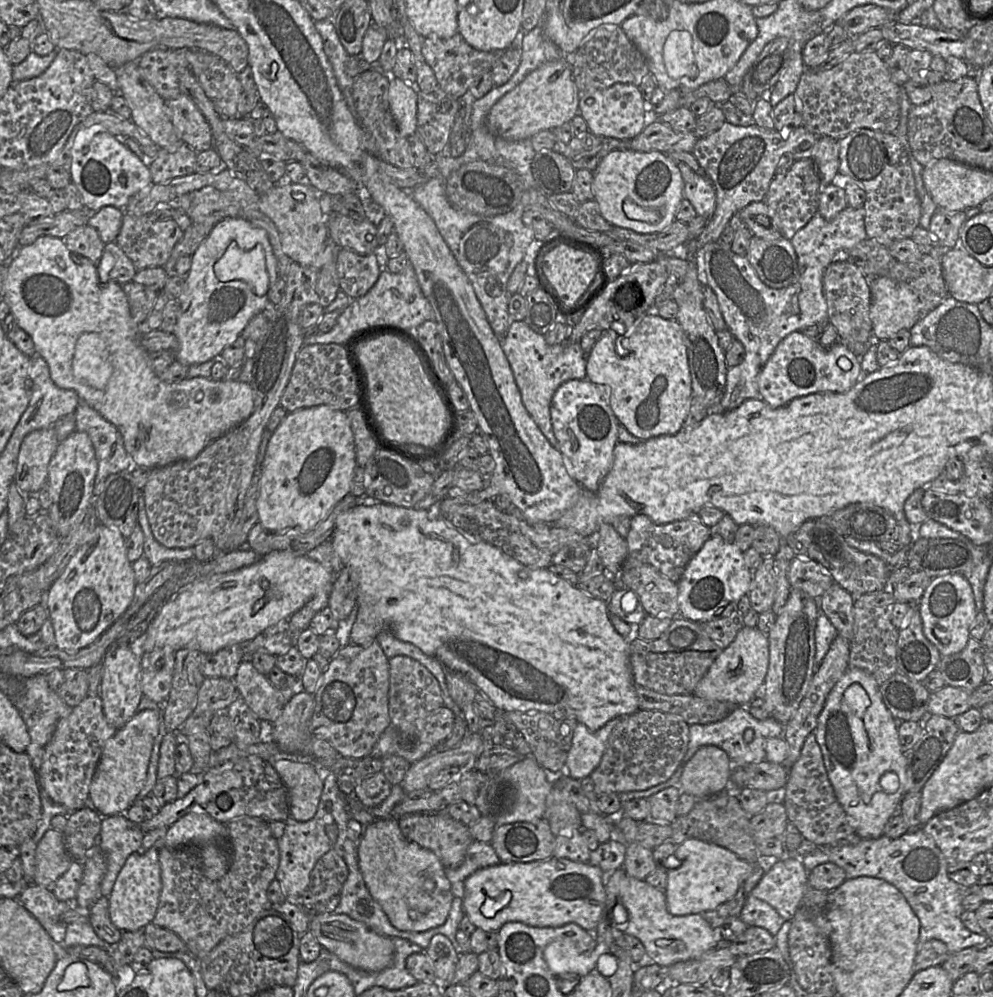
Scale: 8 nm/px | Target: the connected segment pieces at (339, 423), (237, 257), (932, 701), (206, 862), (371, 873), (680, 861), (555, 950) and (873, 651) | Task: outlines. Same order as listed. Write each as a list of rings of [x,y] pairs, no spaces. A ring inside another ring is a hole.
[[[317,405],[288,412],[268,442],[256,499],[258,522],[270,532],[291,528],[313,530],[350,493],[357,467],[354,436],[345,411]]]
[[[227,217],[217,223],[191,257],[184,290],[178,299],[177,323],[172,332],[179,342],[178,349],[174,352],[175,360],[186,366],[220,359],[223,349],[241,335],[253,316],[262,312],[269,300],[269,288],[274,287],[280,277],[267,231],[242,217]]]
[[[944,686],[930,693],[927,713],[953,719],[971,708],[969,697],[972,692],[962,688]]]
[[[248,816],[234,819],[227,824],[226,840],[227,847],[224,846],[222,842],[217,842],[178,848],[163,847],[159,850],[159,864],[162,888],[158,908],[151,923],[157,927],[161,927],[176,933],[186,944],[188,953],[190,953],[197,959],[201,959],[206,956],[220,941],[222,941],[227,936],[234,935],[245,929],[260,913],[272,908],[272,904],[267,896],[267,889],[270,883],[274,879],[276,879],[276,872],[280,862],[280,852],[278,847],[278,840],[273,836],[269,827],[269,823]]]
[[[376,819],[366,826],[358,846],[358,864],[371,896],[398,930],[424,932],[447,920],[454,895],[445,867],[432,851],[406,839],[398,819]]]
[[[686,839],[677,846],[671,863],[668,862],[665,891],[668,911],[674,916],[682,916],[715,910],[735,896],[754,865],[724,847],[699,839]]]
[[[557,939],[545,947],[543,957],[557,978],[579,981],[597,967],[602,954],[608,953],[604,943],[596,942],[592,950],[580,952],[571,940]]]
[[[874,591],[861,595],[855,600],[853,607],[854,627],[853,638],[849,641],[849,667],[865,670],[879,686],[898,672],[896,650],[899,630],[891,622],[895,602],[892,593]]]

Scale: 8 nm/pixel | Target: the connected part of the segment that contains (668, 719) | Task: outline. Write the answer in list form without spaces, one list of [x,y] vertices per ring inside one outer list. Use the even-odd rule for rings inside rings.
[[[640,709],[633,714],[621,716],[623,719],[614,728],[598,767],[590,774],[596,795],[646,790],[667,781],[679,766],[688,748],[690,725],[679,715]]]

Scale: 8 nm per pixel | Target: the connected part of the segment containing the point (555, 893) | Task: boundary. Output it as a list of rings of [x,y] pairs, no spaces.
[[[551,857],[531,862],[500,863],[478,869],[464,885],[463,912],[476,926],[488,932],[498,932],[507,922],[522,922],[532,927],[560,927],[576,923],[586,931],[596,929],[606,905],[602,870],[590,863],[575,862],[568,858]]]

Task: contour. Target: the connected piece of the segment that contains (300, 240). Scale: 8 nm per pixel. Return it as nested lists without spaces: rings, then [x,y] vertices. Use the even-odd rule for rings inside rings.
[[[284,179],[259,199],[259,210],[275,224],[285,254],[302,266],[315,262],[328,238],[327,217],[320,207],[320,194],[306,181],[291,183]]]

